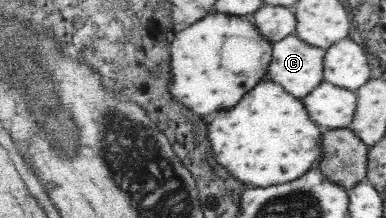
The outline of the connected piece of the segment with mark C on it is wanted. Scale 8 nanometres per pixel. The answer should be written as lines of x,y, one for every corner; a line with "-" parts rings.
295,34
289,35
273,43
273,60
269,66
267,80
280,84
289,94
303,99
325,81
325,73
323,73
325,54
327,49
313,46

